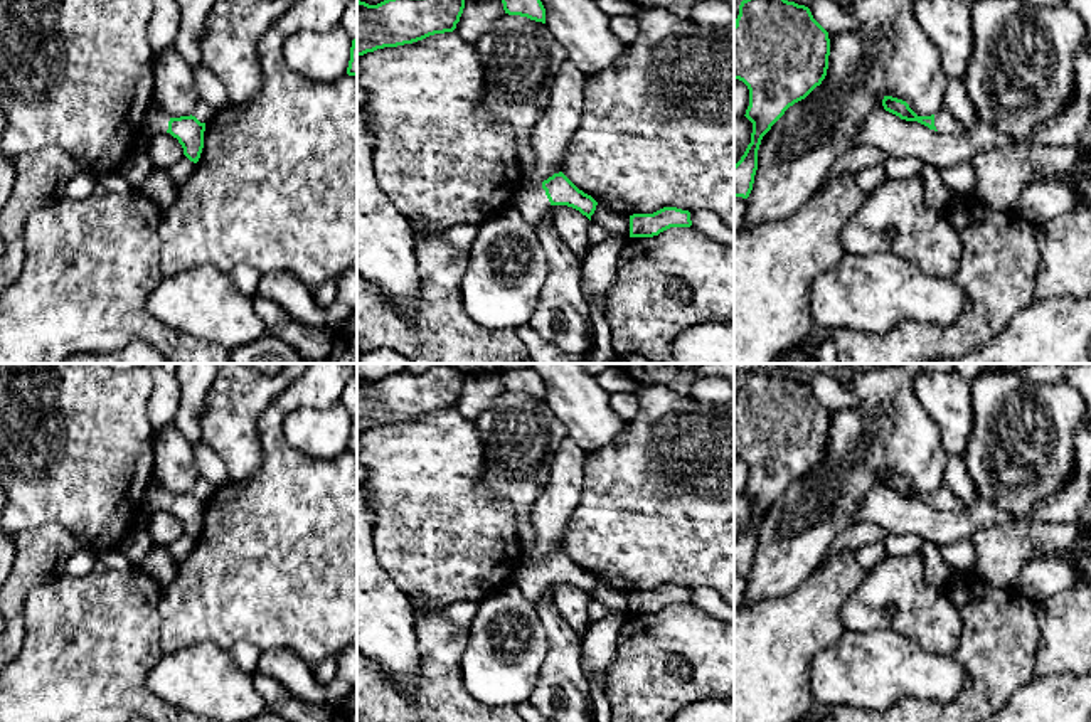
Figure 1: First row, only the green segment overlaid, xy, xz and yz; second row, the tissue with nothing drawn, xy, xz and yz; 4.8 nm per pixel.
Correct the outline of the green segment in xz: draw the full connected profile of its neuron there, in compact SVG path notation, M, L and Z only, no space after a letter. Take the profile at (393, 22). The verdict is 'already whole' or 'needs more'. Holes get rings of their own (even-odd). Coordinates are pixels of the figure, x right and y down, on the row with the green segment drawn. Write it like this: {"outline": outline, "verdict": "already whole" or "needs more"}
{"outline": "M357 0L357 57L384 47L423 40L434 34L453 32L465 8L465 0L384 0L369 5Z", "verdict": "already whole"}

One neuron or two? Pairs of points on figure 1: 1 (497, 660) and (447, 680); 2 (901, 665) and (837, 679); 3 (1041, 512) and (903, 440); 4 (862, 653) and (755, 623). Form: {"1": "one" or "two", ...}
{"1": "two", "2": "one", "3": "two", "4": "two"}

